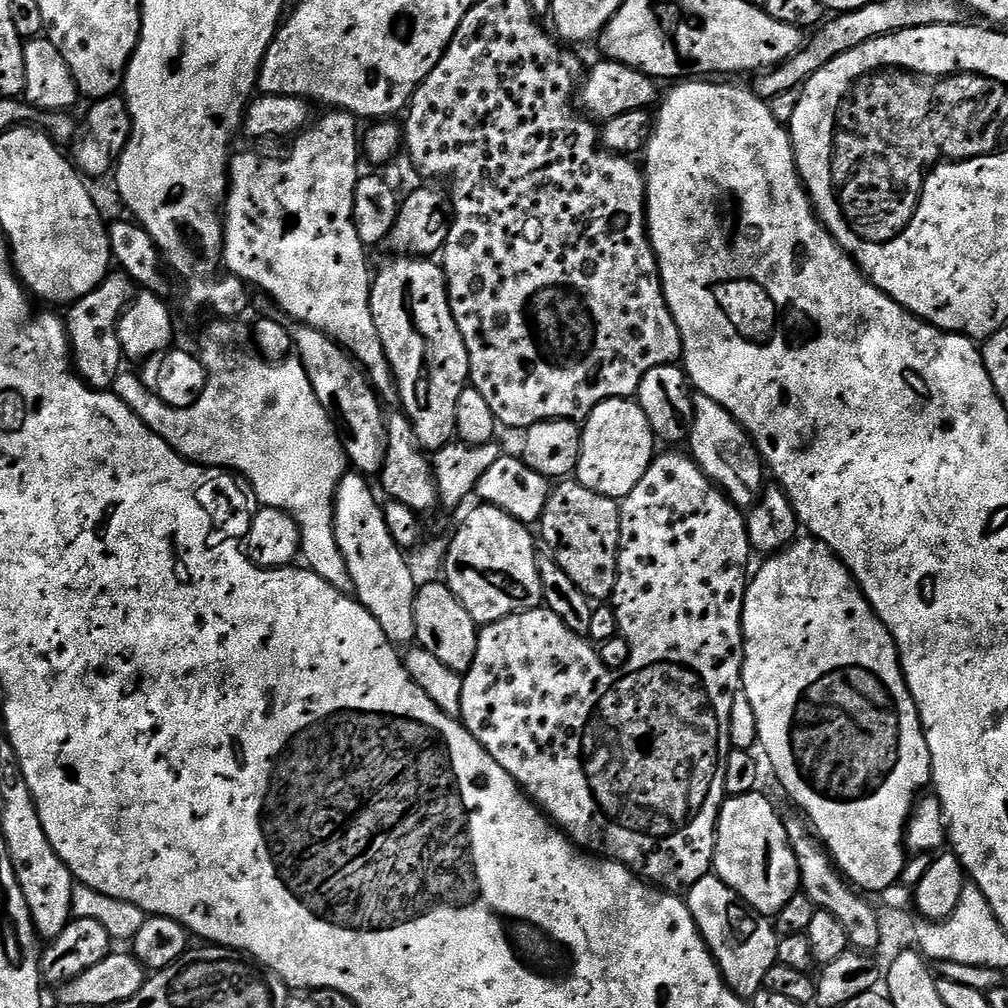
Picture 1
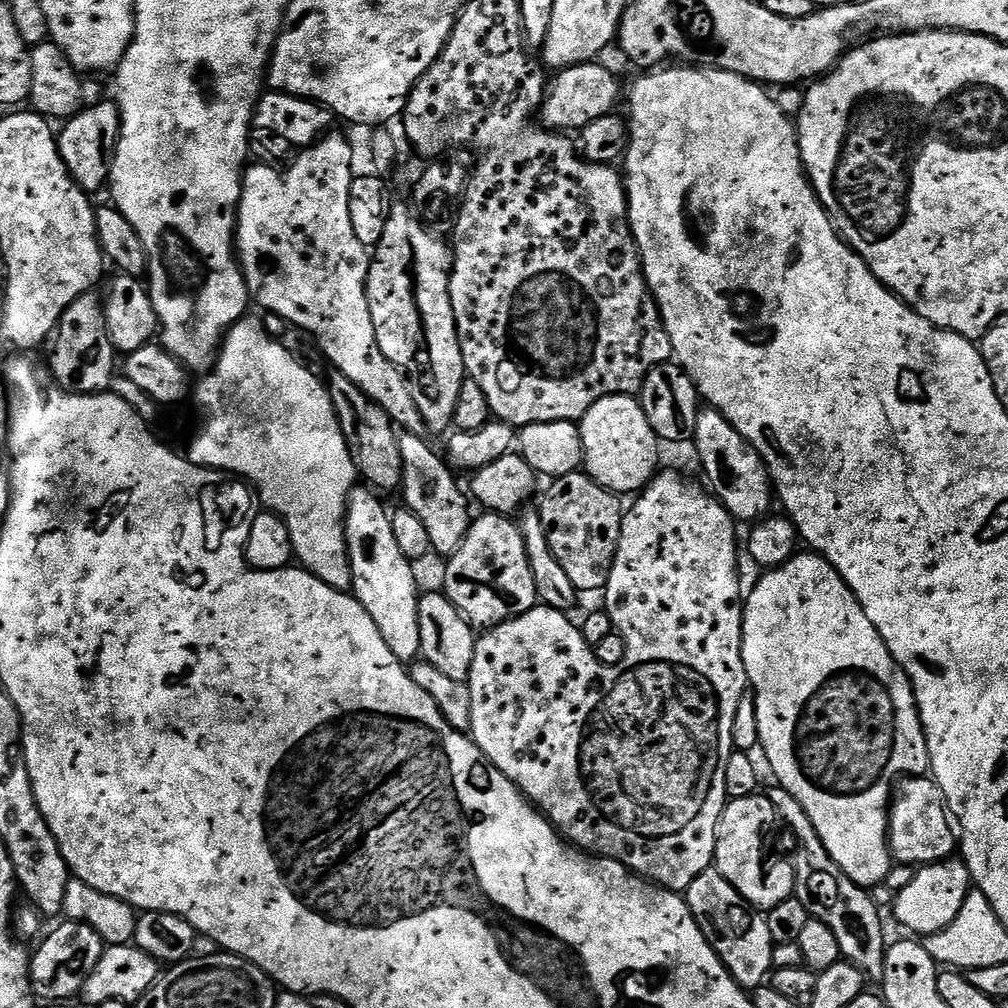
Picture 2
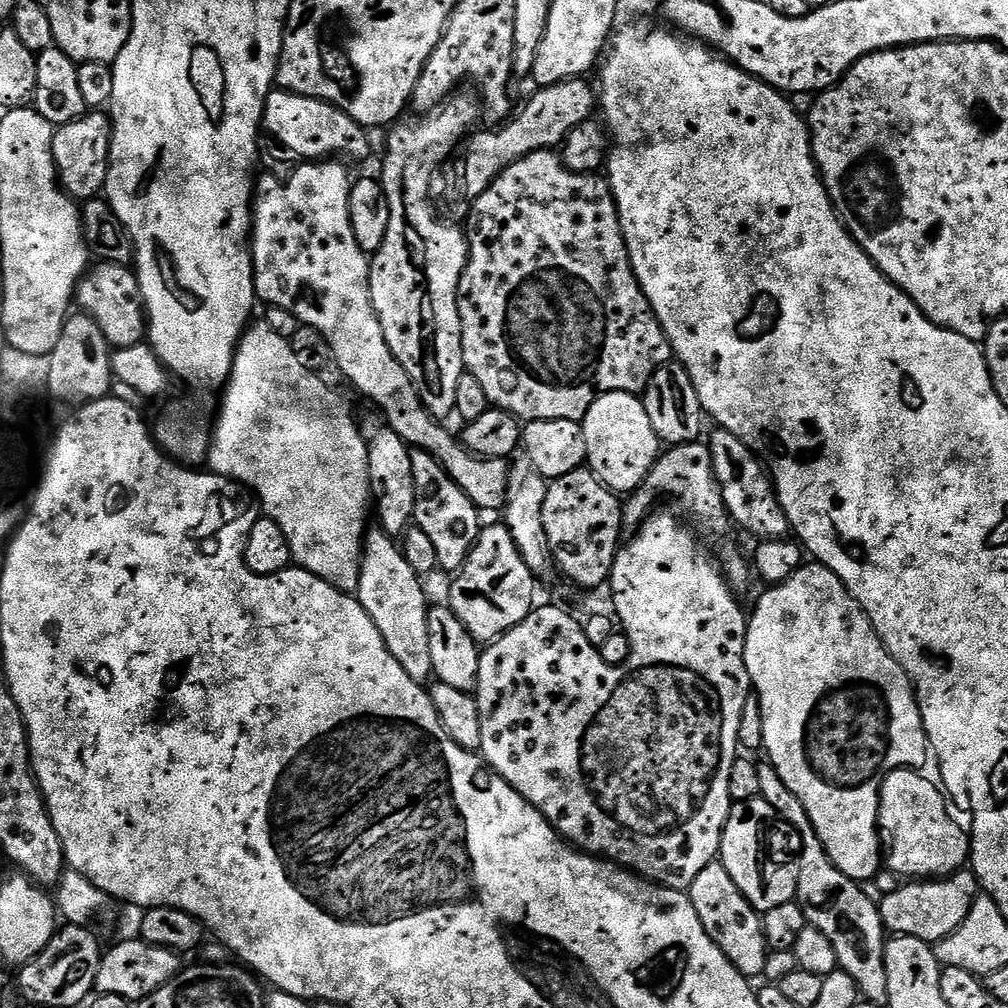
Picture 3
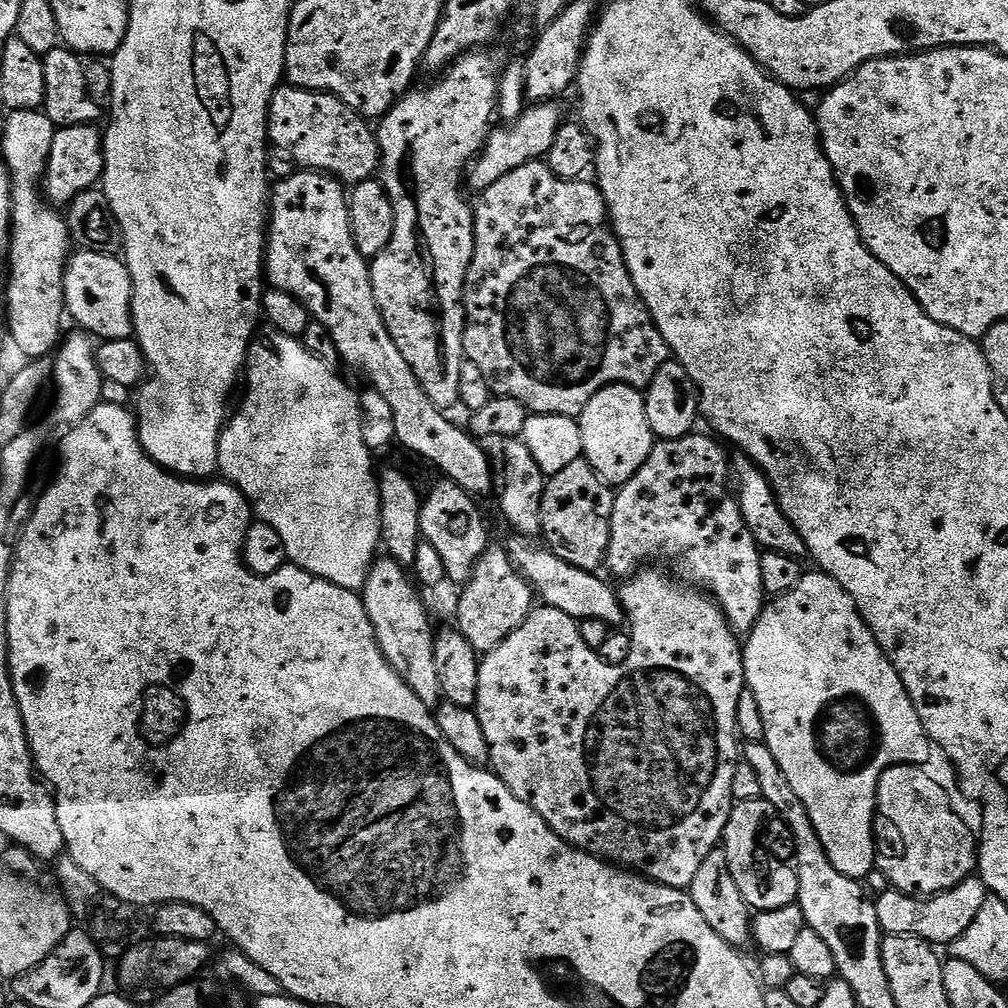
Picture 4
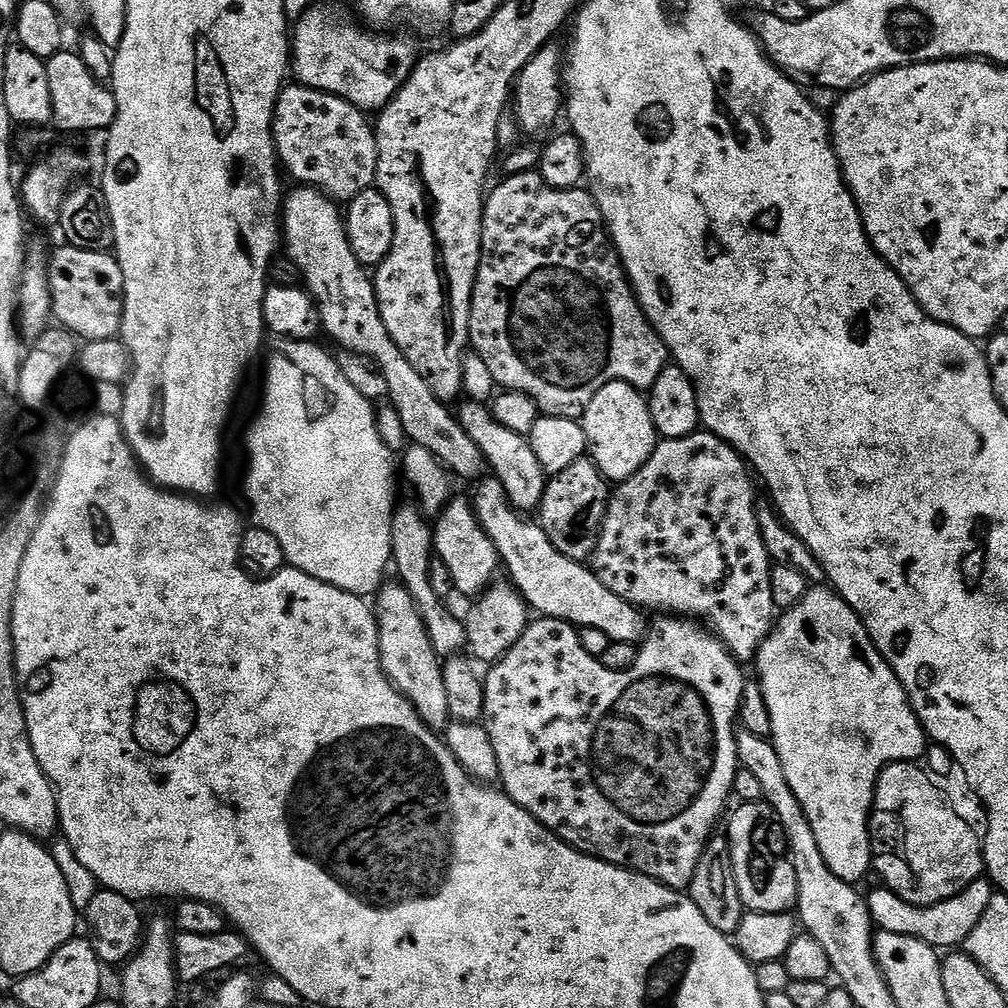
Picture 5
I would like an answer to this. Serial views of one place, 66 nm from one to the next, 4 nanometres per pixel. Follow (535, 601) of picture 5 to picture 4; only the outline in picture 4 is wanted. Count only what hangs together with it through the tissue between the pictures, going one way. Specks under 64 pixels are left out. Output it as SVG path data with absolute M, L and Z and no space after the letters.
M516 538L510 544L510 555L517 572L532 585L533 593L540 596L549 608L557 608L577 622L600 620L609 626L620 626L625 623L624 607L620 605L620 597L604 580L599 580L596 572L587 572L581 568L562 562L547 546L535 548L535 543L524 538Z

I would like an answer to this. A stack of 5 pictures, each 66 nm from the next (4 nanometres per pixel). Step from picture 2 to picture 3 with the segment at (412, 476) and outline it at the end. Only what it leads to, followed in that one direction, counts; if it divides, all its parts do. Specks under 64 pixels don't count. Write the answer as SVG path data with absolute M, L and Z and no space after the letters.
M441 478L436 485L428 492L428 497L419 501L414 517L415 527L420 527L424 531L424 536L428 539L428 544L432 547L432 552L436 556L444 556L449 552L448 561L444 568L449 574L460 571L460 567L466 562L470 550L476 544L482 531L480 524L481 509L476 507L476 503L458 487L455 482L447 478Z

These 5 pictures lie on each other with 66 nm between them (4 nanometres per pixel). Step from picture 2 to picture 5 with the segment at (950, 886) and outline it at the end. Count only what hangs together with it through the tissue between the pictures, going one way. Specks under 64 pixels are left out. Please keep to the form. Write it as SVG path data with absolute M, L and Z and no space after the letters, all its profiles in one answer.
M981 878L946 902L932 904L928 908L916 908L898 898L892 891L882 886L877 888L878 890L867 893L866 899L873 923L881 931L916 937L940 950L956 950L963 945L970 930L974 930L982 914L986 914L986 906L990 906L990 898L994 894L993 885Z

